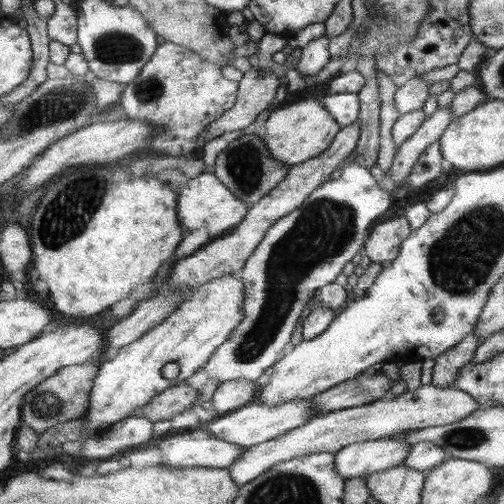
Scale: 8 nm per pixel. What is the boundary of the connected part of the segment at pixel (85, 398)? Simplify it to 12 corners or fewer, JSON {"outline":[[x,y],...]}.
{"outline":[[98,364],[59,368],[24,397],[22,424],[43,433],[82,418]]}

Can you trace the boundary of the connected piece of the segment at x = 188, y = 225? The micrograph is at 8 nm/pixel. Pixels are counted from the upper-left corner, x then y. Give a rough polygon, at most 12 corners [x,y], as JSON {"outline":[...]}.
{"outline":[[214,174],[180,186],[178,220],[212,239],[246,217],[246,203]]}

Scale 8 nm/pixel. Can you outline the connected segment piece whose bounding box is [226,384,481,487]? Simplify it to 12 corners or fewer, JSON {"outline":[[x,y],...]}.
{"outline":[[433,384],[312,418],[246,447],[226,469],[241,487],[281,462],[480,407]]}

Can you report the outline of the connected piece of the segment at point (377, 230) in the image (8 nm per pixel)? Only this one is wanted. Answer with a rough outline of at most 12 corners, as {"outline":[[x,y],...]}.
{"outline":[[394,217],[369,232],[366,256],[386,265],[413,231],[406,217]]}

